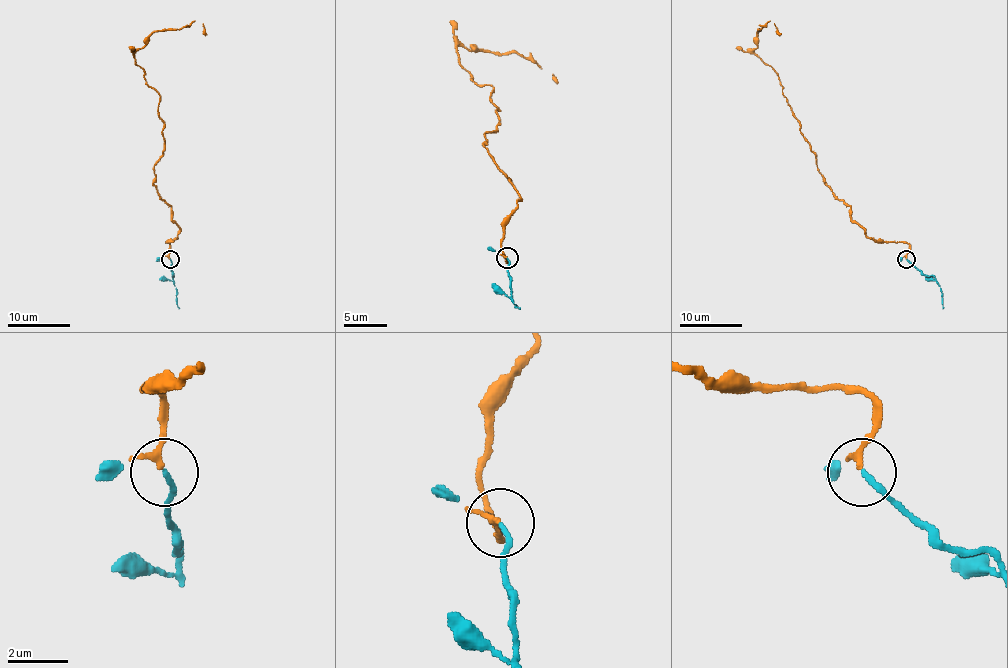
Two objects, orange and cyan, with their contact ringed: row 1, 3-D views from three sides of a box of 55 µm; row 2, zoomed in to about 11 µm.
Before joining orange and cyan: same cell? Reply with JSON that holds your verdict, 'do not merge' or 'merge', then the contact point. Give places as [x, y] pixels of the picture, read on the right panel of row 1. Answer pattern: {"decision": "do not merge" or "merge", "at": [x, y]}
{"decision": "merge", "at": [906, 259]}

